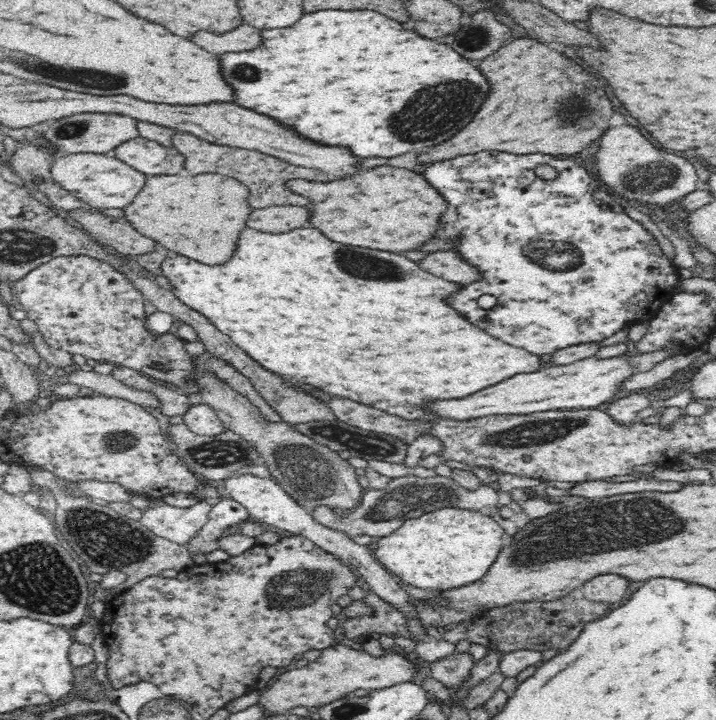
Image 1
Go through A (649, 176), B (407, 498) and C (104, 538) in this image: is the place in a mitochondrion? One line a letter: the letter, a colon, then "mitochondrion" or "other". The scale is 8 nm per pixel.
A: mitochondrion
B: mitochondrion
C: mitochondrion

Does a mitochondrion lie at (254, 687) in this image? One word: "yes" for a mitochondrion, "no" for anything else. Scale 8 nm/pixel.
no

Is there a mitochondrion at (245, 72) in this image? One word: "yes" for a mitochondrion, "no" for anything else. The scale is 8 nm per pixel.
yes

